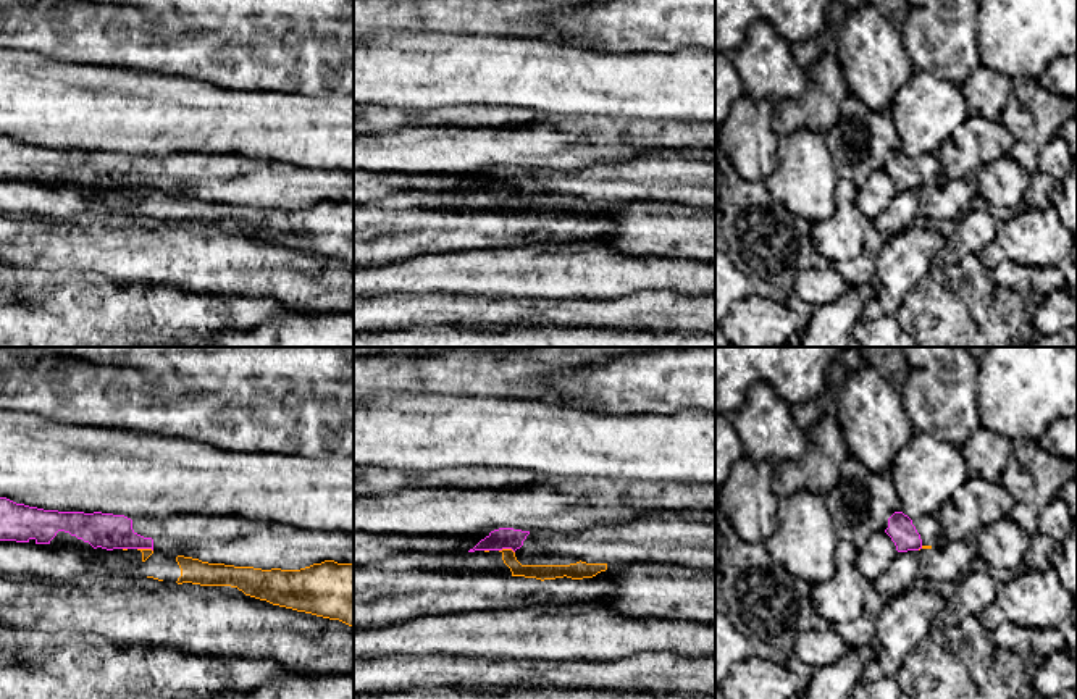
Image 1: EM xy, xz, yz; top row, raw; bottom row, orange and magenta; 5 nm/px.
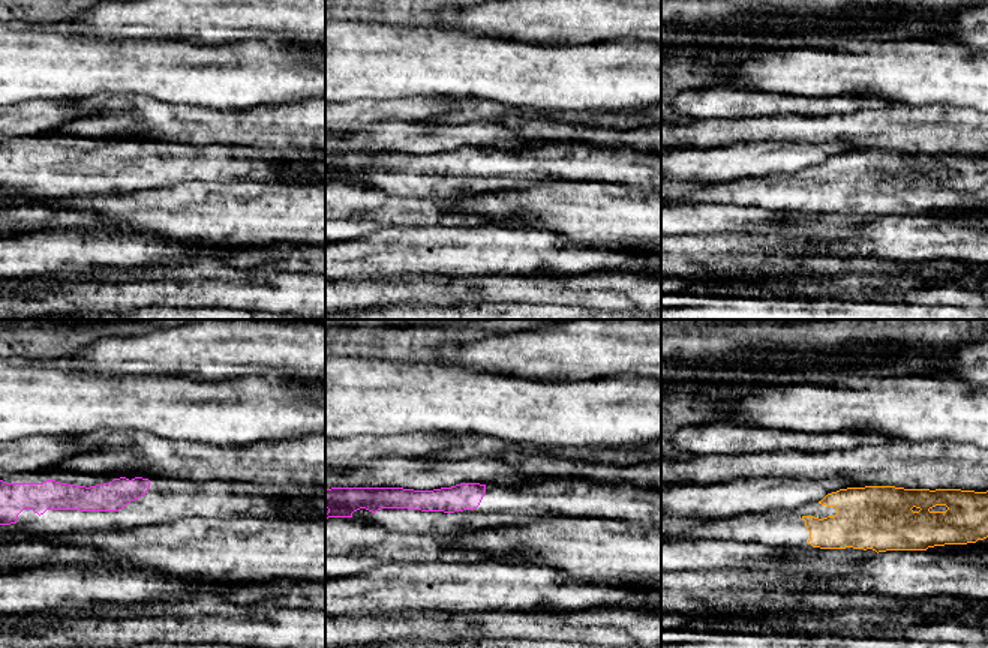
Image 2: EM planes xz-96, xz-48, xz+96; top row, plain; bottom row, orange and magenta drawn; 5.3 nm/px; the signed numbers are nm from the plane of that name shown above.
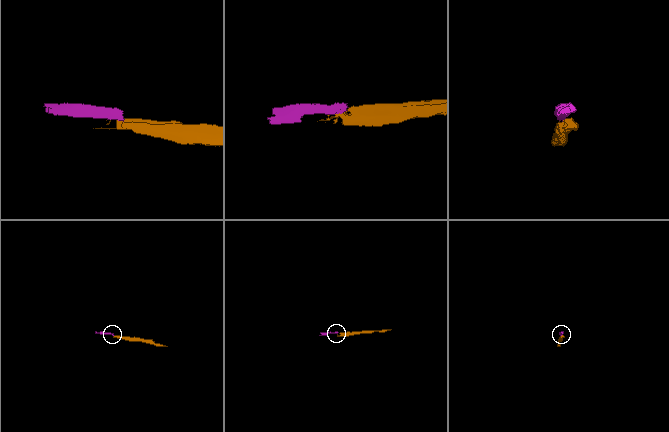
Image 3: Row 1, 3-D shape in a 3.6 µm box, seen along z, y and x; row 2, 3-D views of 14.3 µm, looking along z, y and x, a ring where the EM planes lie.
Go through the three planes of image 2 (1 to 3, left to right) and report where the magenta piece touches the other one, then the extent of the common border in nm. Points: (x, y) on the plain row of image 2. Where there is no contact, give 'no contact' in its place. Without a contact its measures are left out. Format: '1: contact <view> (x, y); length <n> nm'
1: no contact
2: no contact
3: no contact

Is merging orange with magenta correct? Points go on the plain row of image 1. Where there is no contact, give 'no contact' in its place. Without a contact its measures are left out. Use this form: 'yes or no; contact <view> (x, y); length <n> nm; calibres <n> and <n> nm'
no; contact xz (507, 188); length 80 nm; calibres 80 and 110 nm

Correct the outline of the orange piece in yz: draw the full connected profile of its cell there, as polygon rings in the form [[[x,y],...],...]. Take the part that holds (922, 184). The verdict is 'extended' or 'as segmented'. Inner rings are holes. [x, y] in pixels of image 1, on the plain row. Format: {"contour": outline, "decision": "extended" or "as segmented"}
{"contour": [[[967,173],[959,179],[945,179],[932,186],[922,184],[917,189],[919,215],[935,220],[956,221],[970,210],[970,200],[979,194],[975,173]]], "decision": "extended"}

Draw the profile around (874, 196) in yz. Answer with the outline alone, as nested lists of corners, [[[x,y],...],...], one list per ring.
[[[878,170],[857,187],[856,203],[872,223],[888,208],[896,194],[898,189],[891,176],[885,170]]]

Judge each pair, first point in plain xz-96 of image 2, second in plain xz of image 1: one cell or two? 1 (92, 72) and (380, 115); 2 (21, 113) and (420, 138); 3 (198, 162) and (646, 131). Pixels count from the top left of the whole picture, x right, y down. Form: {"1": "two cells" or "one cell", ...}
{"1": "two cells", "2": "two cells", "3": "two cells"}

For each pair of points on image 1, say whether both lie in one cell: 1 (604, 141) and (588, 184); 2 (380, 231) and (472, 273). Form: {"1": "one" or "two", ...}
{"1": "two", "2": "two"}

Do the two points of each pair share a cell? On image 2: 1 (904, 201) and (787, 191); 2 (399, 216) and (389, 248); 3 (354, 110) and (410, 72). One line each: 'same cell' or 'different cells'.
1: same cell
2: different cells
3: different cells

